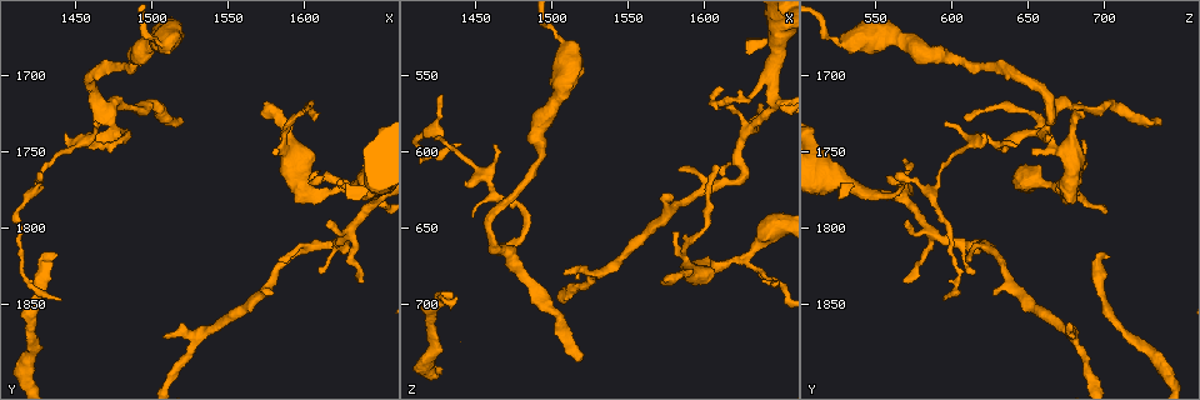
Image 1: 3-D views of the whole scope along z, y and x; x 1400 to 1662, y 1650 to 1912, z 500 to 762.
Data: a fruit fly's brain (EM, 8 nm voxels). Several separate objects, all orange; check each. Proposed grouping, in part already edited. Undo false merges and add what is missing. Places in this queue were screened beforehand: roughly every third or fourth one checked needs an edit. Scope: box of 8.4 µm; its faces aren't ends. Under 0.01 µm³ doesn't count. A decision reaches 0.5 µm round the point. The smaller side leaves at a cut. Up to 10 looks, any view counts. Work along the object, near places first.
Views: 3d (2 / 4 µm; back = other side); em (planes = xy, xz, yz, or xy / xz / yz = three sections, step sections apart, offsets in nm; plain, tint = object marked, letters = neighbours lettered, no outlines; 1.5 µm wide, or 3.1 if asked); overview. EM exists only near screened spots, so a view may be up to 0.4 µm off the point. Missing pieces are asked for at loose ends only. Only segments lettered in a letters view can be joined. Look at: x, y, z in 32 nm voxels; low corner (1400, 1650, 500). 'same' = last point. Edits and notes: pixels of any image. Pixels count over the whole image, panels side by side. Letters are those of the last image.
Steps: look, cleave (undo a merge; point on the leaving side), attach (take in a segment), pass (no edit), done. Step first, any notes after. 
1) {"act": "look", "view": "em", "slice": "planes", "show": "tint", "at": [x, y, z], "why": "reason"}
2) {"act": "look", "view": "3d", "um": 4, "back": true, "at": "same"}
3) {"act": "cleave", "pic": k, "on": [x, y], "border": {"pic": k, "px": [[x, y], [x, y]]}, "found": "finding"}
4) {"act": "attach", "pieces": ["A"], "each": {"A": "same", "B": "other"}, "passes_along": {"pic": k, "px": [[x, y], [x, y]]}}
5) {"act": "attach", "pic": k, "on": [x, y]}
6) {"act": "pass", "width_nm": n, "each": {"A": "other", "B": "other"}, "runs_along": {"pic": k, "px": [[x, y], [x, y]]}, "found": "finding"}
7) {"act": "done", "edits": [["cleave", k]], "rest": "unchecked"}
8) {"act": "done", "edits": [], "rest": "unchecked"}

{"act": "look", "view": "em", "slice": "planes", "show": "letters", "at": [1614, 1764, 568], "why": "sharp bend"}

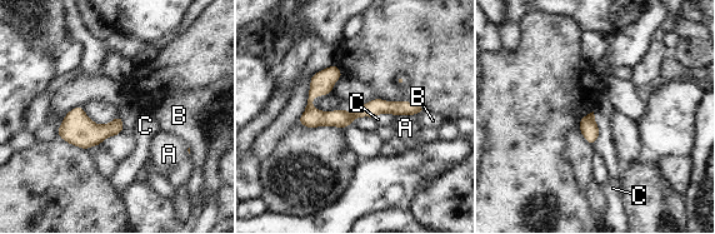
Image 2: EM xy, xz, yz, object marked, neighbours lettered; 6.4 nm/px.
{"act": "pass", "width_nm": 100, "longest_contact_nm": ["C", 140], "each": {"A": "other", "B": "other", "C": "other"}, "found": "one cell here"}

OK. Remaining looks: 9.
{"act": "look", "view": "em", "slice": "yz", "step": 8, "show": "letters", "at": [1628, 1774, 670], "why": "small branch off a trunk"}

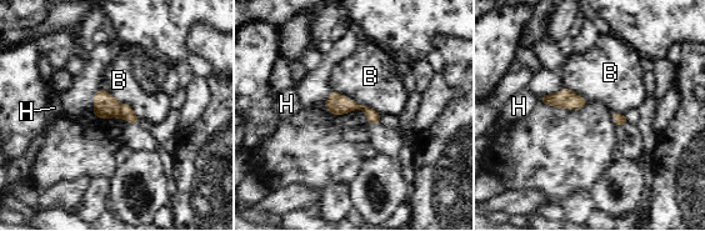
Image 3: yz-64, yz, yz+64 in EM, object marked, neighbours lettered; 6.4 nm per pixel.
{"act": "look", "view": "em", "slice": "planes", "show": "letters", "at": "same"}

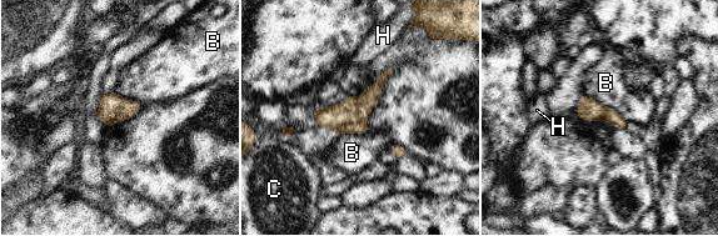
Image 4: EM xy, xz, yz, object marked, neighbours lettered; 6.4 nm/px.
{"act": "pass", "each": {"B": "other", "C": "other", "H": "other"}, "border": {"pic": 4, "px": [[583, 95], [614, 109], [628, 122]]}, "found": "continuous, no second cell"}

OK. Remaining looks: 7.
{"act": "look", "view": "em", "slice": "yz", "step": 8, "show": "letters", "at": [1572, 1726, 686], "why": "free end"}

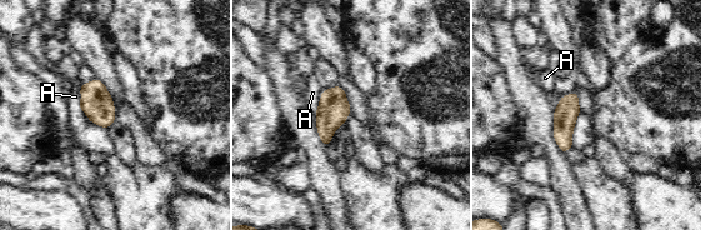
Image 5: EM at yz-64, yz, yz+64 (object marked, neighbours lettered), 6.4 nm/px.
{"act": "look", "view": "em", "slice": "planes", "show": "letters", "at": "same", "why": "cut it another way"}

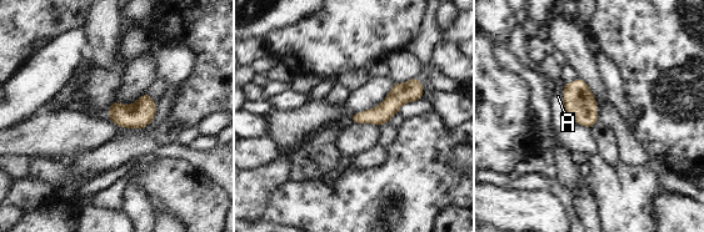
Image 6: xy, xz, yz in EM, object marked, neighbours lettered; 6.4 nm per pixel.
{"act": "pass", "width_nm": 110, "each": {"A": "other"}, "border": {"pic": 6, "px": [[564, 84], [560, 107]]}, "found": "none of them fits"}

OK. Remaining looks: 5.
{"act": "look", "view": "em", "slice": "planes", "show": "letters", "at": [1574, 1844, 628]}

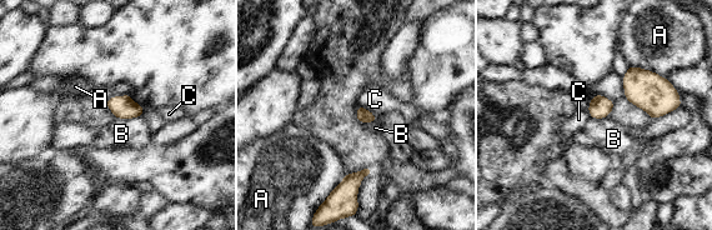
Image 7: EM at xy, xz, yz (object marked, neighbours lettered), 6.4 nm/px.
{"act": "pass", "longest_contact_nm": ["A", 280], "each": {"A": "other", "B": "other", "C": "other"}, "border": {"pic": 7, "px": [[141, 115], [116, 119]]}, "found": "no lettered segment goes on from it"}

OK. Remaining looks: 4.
{"act": "done", "edits": [], "rest": "unchecked"}

